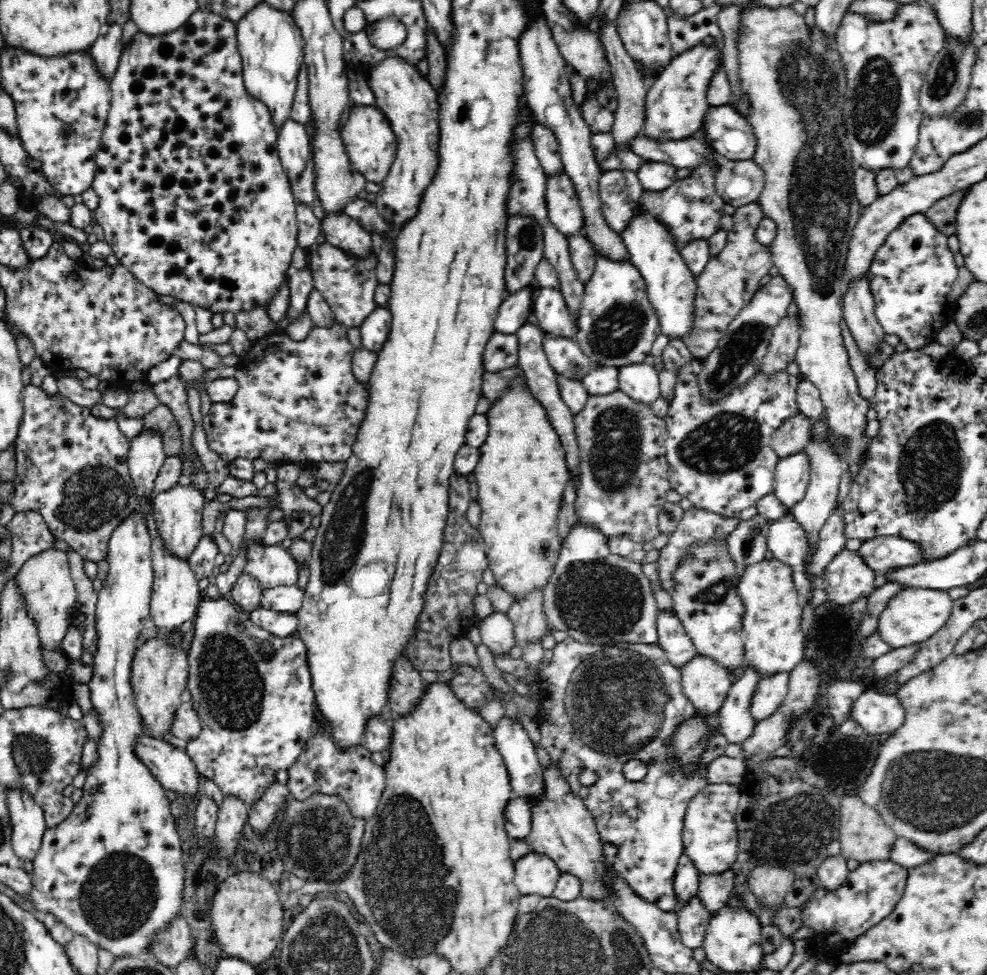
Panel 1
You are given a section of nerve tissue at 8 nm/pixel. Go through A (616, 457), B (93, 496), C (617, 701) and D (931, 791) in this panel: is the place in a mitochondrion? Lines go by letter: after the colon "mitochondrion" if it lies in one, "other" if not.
A: mitochondrion
B: mitochondrion
C: mitochondrion
D: mitochondrion

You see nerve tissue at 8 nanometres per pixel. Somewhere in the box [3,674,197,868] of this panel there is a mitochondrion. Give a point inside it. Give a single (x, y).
(33, 752)

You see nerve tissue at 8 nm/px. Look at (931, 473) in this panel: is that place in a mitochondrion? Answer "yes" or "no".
yes

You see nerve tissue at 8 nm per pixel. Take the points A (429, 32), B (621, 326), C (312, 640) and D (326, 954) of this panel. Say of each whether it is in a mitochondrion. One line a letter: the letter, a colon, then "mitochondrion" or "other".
A: other
B: mitochondrion
C: other
D: mitochondrion

